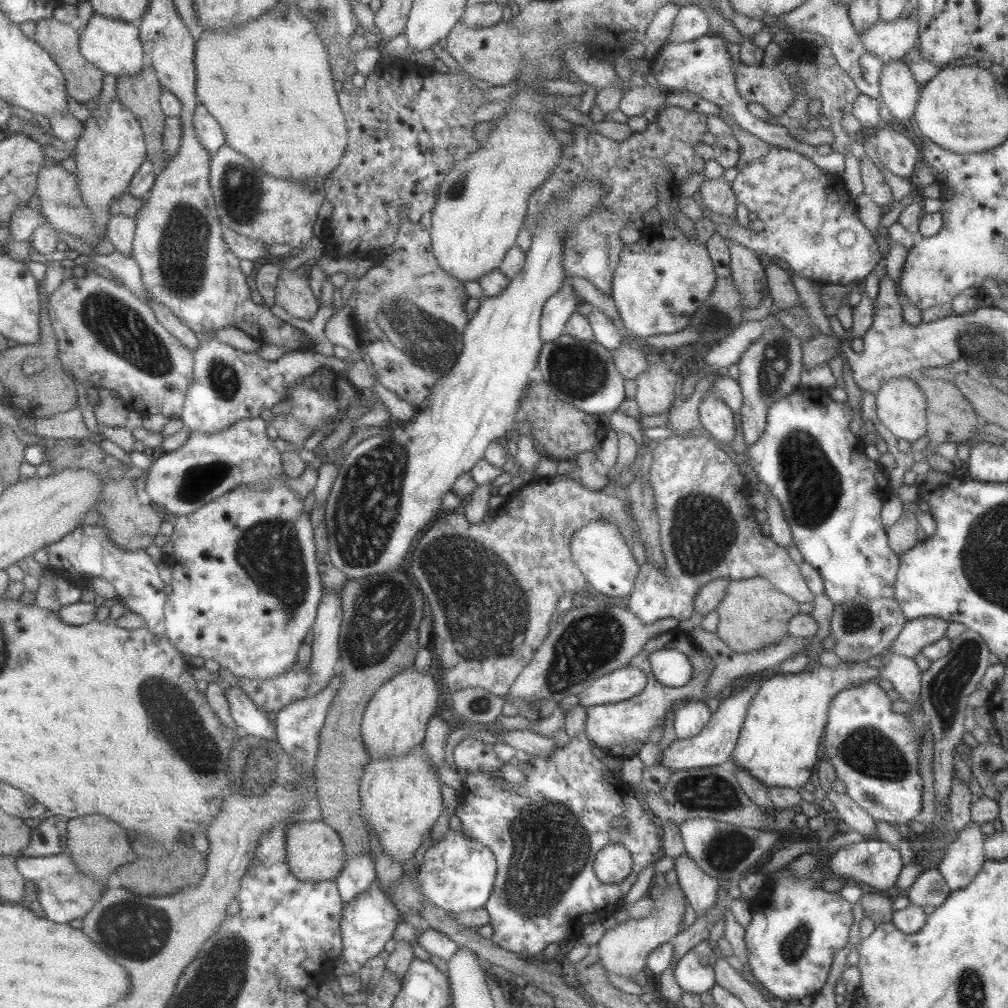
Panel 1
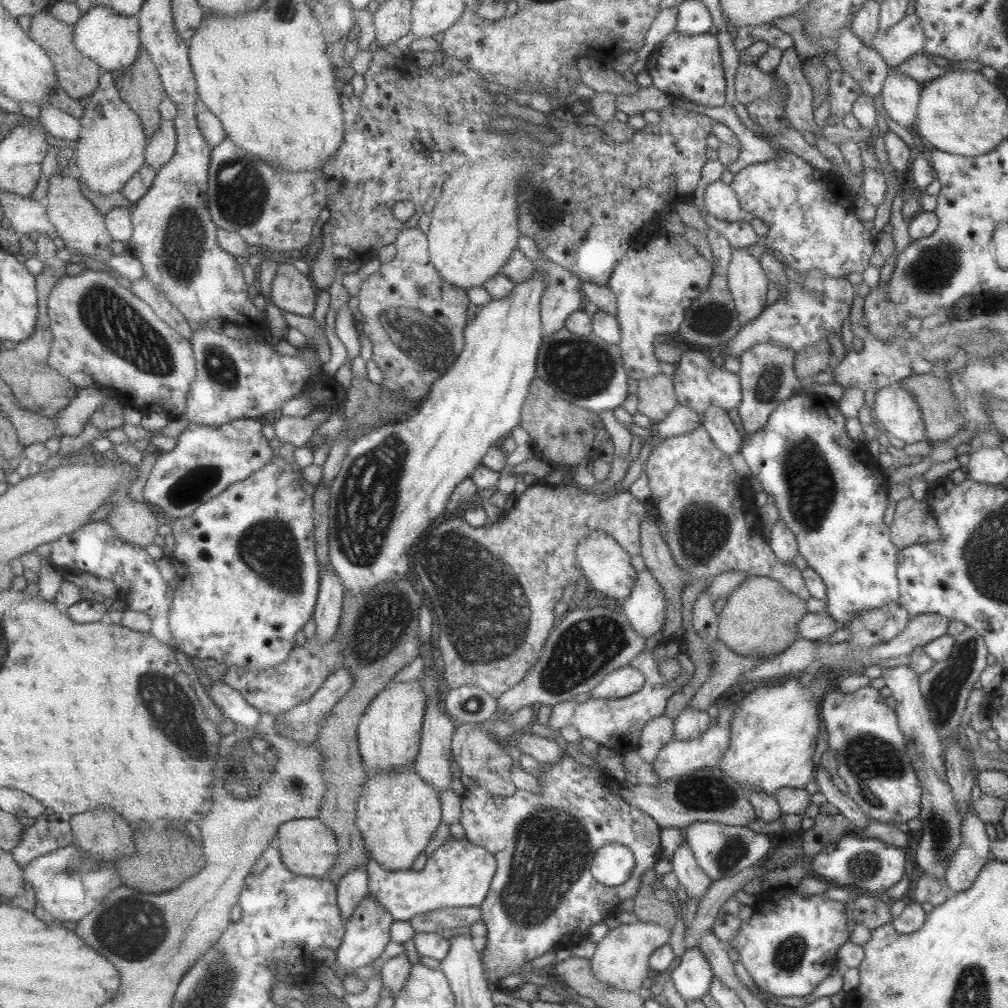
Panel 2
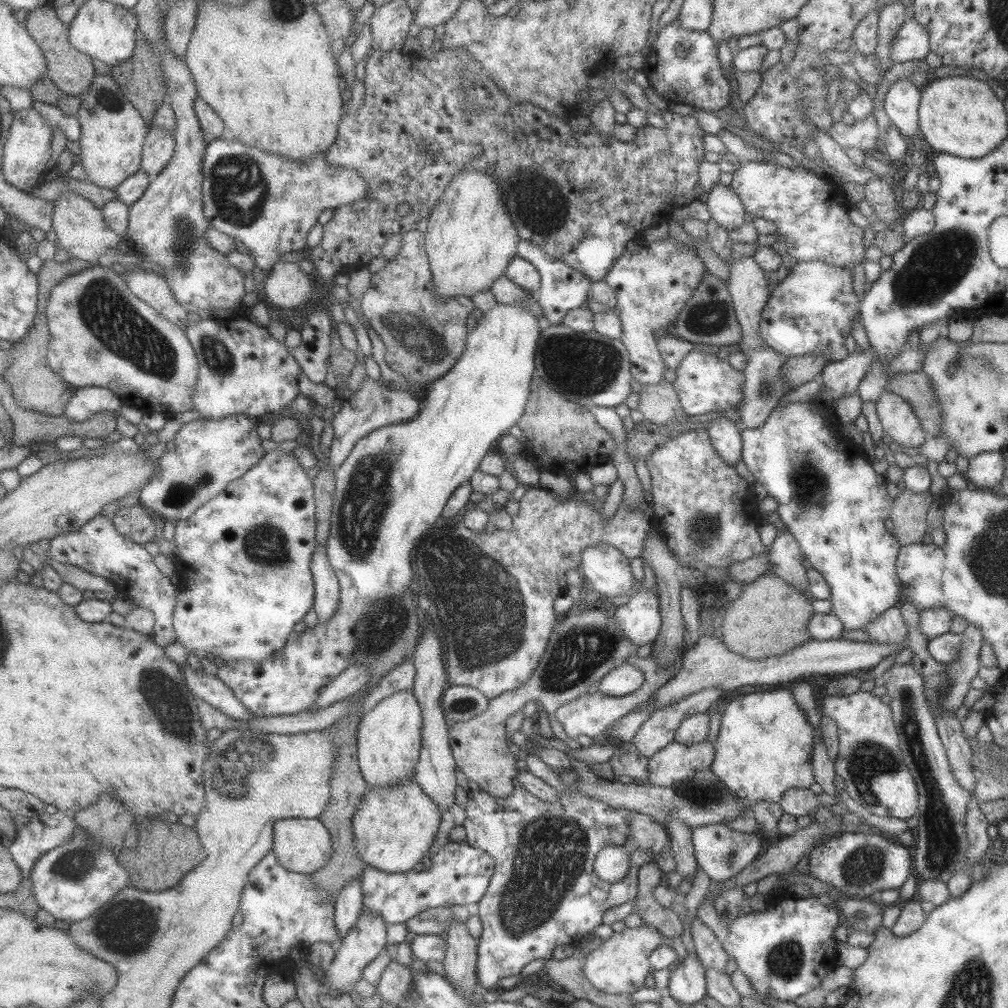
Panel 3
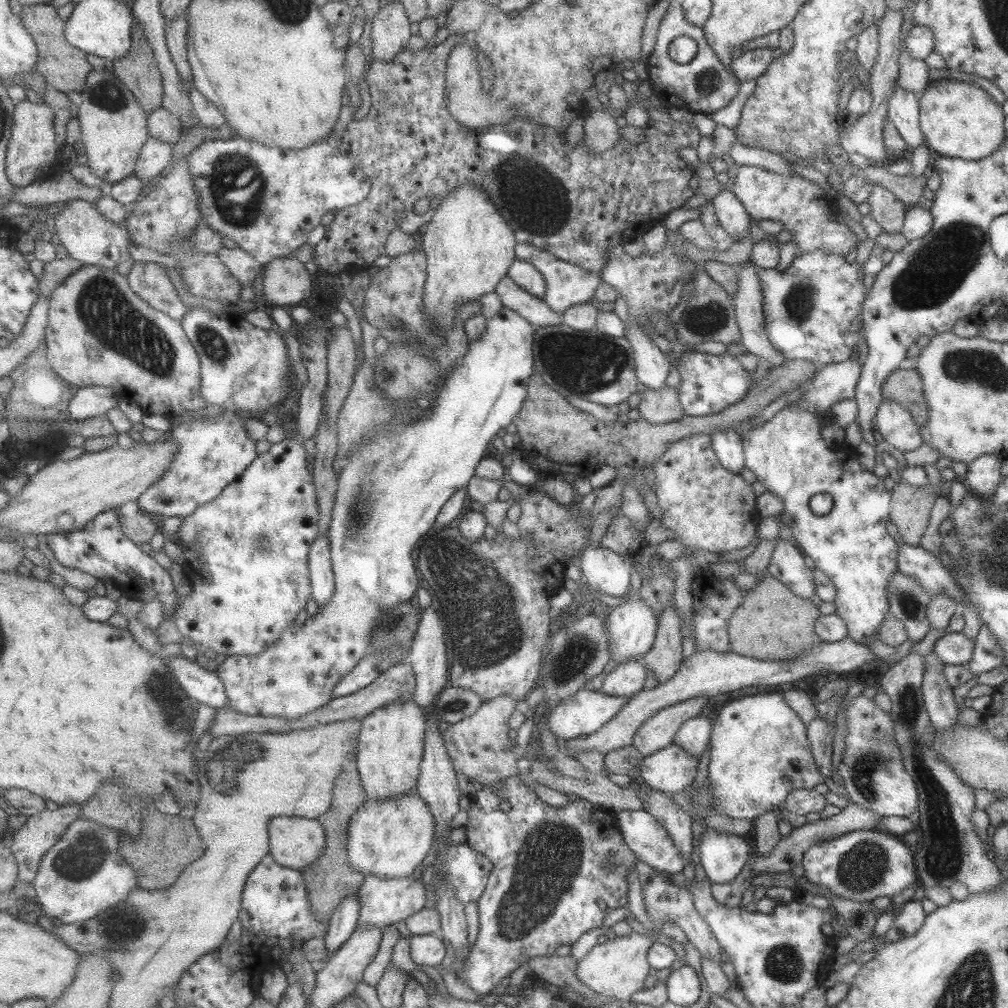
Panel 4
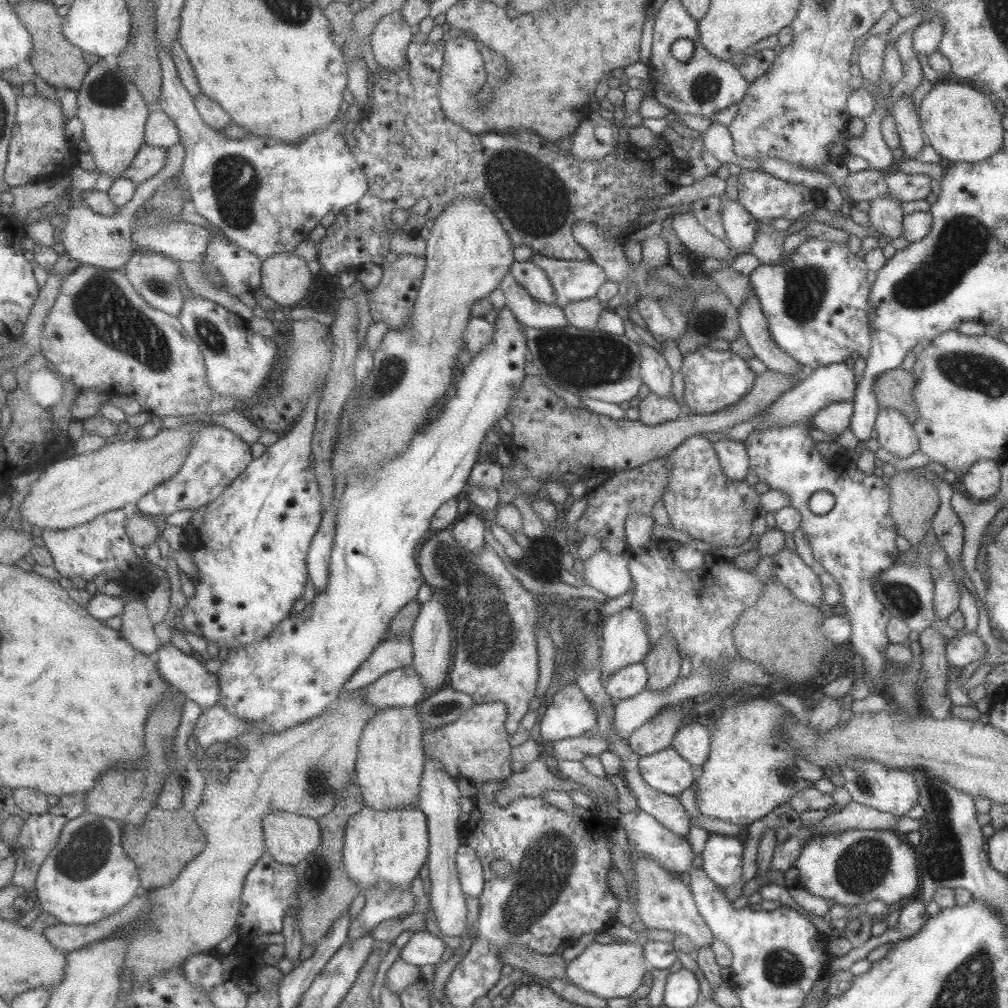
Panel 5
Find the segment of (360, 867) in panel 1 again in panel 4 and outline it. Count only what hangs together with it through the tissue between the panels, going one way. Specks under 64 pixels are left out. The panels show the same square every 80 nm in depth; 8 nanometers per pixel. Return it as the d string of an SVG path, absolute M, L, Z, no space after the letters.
M357 894L343 897L339 906L331 913L327 928L322 936L326 956L330 957L356 930L356 920L359 918L360 900Z

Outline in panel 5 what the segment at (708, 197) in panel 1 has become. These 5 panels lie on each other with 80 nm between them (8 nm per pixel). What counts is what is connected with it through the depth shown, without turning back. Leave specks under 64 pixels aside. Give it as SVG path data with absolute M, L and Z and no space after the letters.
M723 196L720 210L724 233L731 250L748 252L756 237L755 220L737 201Z

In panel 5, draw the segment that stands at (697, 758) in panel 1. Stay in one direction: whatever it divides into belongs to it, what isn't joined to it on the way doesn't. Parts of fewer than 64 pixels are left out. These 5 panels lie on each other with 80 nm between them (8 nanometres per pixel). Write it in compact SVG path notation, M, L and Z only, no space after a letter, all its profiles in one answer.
M670 746L653 754L638 757L642 779L655 790L677 797L693 784L690 764Z

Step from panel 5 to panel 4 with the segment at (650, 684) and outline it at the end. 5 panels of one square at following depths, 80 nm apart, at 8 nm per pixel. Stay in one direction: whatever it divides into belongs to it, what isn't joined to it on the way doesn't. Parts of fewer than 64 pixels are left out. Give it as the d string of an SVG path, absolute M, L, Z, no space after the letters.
M673 602L661 613L657 623L653 645L640 662L653 673L659 685L667 682L682 662L680 621Z

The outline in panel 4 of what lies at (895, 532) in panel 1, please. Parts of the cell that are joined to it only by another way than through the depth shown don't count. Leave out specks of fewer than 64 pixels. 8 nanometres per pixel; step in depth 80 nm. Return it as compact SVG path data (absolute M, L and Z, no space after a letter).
M899 479L890 491L889 519L905 545L915 547L920 544L935 498L936 494L930 485L909 486L903 479Z

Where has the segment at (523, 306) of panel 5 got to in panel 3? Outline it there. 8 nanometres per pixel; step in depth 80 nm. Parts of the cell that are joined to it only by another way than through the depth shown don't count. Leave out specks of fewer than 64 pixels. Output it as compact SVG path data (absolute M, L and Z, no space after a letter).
M504 274L491 283L488 288L501 304L512 304L513 306L524 306L534 318L542 318L542 306L536 301L534 295L524 291L519 285L511 282Z

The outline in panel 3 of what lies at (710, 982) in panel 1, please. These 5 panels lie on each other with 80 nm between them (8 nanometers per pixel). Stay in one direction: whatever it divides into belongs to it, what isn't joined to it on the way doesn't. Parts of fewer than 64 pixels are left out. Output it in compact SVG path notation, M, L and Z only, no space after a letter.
M687 955L669 974L665 993L685 1006L702 1001L706 994L705 968L696 955Z

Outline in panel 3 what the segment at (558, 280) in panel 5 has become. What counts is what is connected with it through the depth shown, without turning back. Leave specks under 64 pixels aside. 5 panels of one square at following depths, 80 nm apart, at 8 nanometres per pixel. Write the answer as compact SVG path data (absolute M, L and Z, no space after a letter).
M520 239L516 246L516 255L531 263L540 276L540 285L535 292L536 301L542 306L542 316L551 325L557 325L568 310L581 307L589 299L589 289L592 283L576 268L553 258L541 247L535 246L531 241Z

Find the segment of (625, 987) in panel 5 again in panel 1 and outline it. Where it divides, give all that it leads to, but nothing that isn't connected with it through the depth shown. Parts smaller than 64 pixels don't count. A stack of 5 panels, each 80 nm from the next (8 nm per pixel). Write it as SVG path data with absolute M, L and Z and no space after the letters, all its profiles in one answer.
M679 884L668 885L661 888L661 897L653 899L655 911L647 918L630 919L626 922L619 922L614 928L605 930L598 940L596 951L600 967L605 973L623 976L632 980L633 975L639 971L646 970L647 955L665 942L672 942L673 937L680 929L683 920L685 895L679 889Z

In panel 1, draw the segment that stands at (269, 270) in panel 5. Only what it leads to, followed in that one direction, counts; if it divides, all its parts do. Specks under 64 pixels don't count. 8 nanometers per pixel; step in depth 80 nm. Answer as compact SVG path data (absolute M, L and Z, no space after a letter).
M282 266L279 269L275 281L274 304L292 317L305 320L311 318L318 309L318 301L309 288L308 278Z

